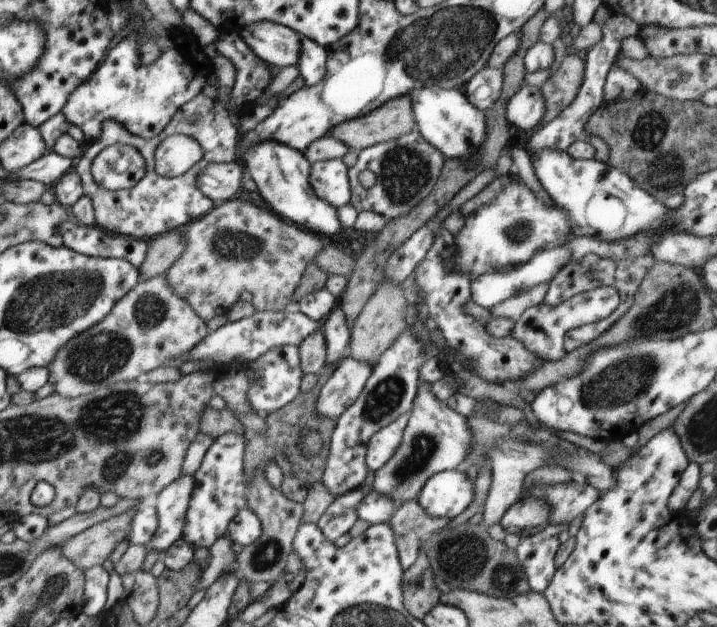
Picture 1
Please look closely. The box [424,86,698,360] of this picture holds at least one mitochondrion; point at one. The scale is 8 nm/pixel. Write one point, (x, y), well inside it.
(520, 230)

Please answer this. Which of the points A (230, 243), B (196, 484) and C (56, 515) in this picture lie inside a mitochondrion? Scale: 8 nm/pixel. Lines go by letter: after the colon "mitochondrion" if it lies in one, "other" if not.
A: mitochondrion
B: other
C: other

